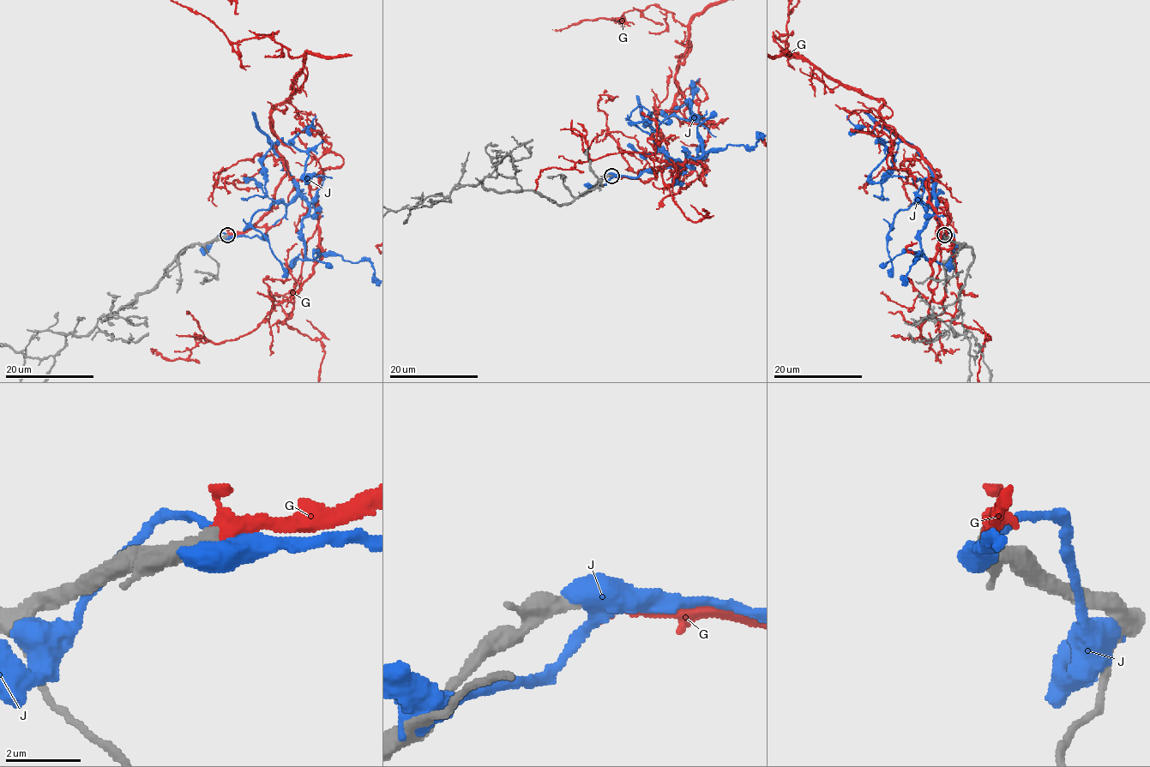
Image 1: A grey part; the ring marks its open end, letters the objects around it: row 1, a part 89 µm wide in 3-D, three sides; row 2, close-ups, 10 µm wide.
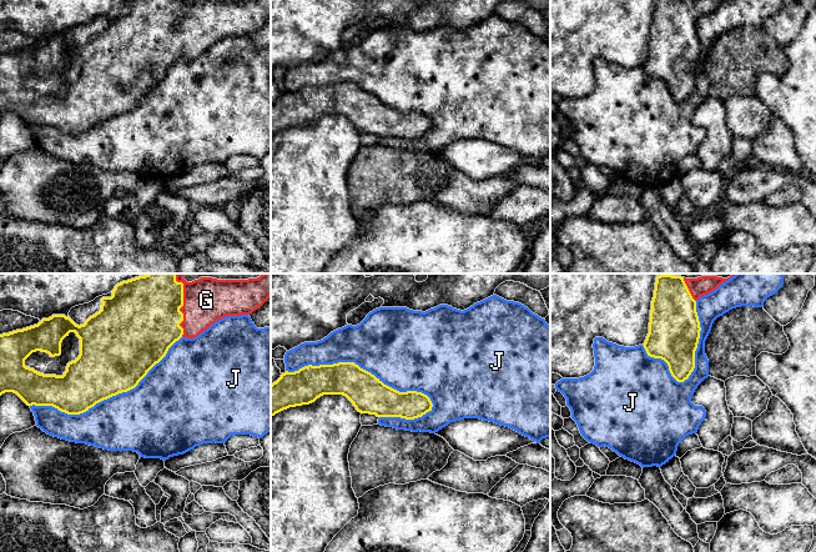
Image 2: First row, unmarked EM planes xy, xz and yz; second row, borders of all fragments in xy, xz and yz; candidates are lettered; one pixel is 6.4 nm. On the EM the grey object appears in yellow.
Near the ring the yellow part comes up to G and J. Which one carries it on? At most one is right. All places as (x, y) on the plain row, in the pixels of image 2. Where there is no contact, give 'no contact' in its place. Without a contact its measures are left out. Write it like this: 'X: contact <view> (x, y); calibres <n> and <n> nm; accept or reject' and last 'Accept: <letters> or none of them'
G: contact xy (182, 25); calibres 460 and 280 nm; accept
J: contact xz (362, 89); calibres 240 and 460 nm; reject
Accept: G

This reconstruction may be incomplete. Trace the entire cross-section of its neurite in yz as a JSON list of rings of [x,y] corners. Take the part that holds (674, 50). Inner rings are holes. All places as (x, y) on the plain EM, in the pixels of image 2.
[[[656,0],[651,21],[649,54],[644,62],[648,76],[664,80],[678,102],[695,89],[700,59],[696,21],[727,0]]]

